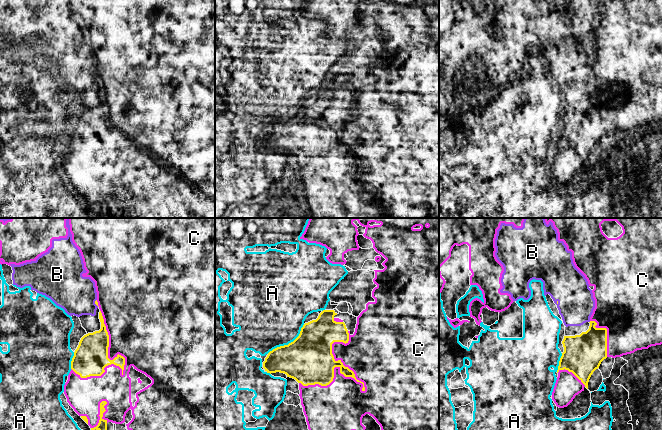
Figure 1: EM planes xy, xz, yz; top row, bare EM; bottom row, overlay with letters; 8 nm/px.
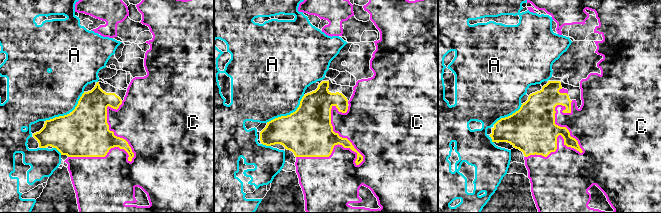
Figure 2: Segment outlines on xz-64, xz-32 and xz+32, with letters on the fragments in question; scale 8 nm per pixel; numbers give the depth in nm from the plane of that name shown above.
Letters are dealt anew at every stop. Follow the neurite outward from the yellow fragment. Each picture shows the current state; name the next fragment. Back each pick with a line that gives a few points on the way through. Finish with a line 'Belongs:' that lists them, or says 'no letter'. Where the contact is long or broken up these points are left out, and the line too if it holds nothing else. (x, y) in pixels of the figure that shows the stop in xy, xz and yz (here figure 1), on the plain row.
Belongs: B

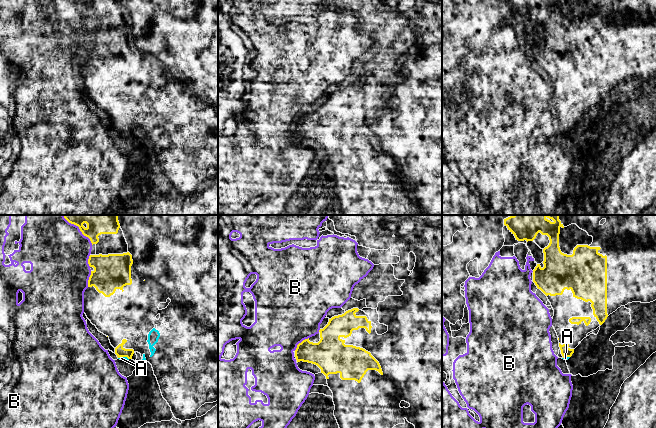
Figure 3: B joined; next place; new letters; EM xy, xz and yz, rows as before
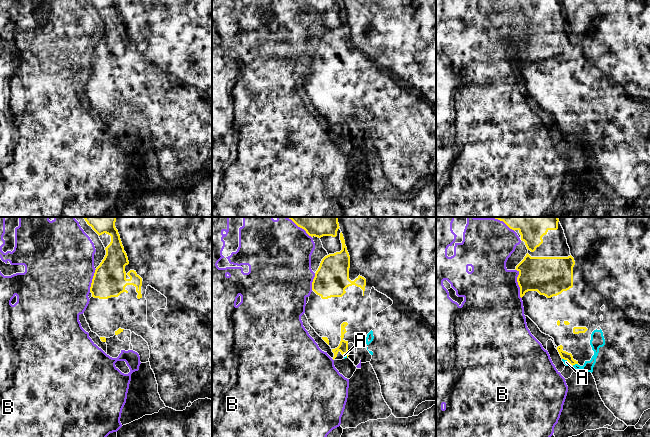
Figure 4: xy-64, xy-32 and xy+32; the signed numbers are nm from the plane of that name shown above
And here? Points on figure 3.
Belongs: A

